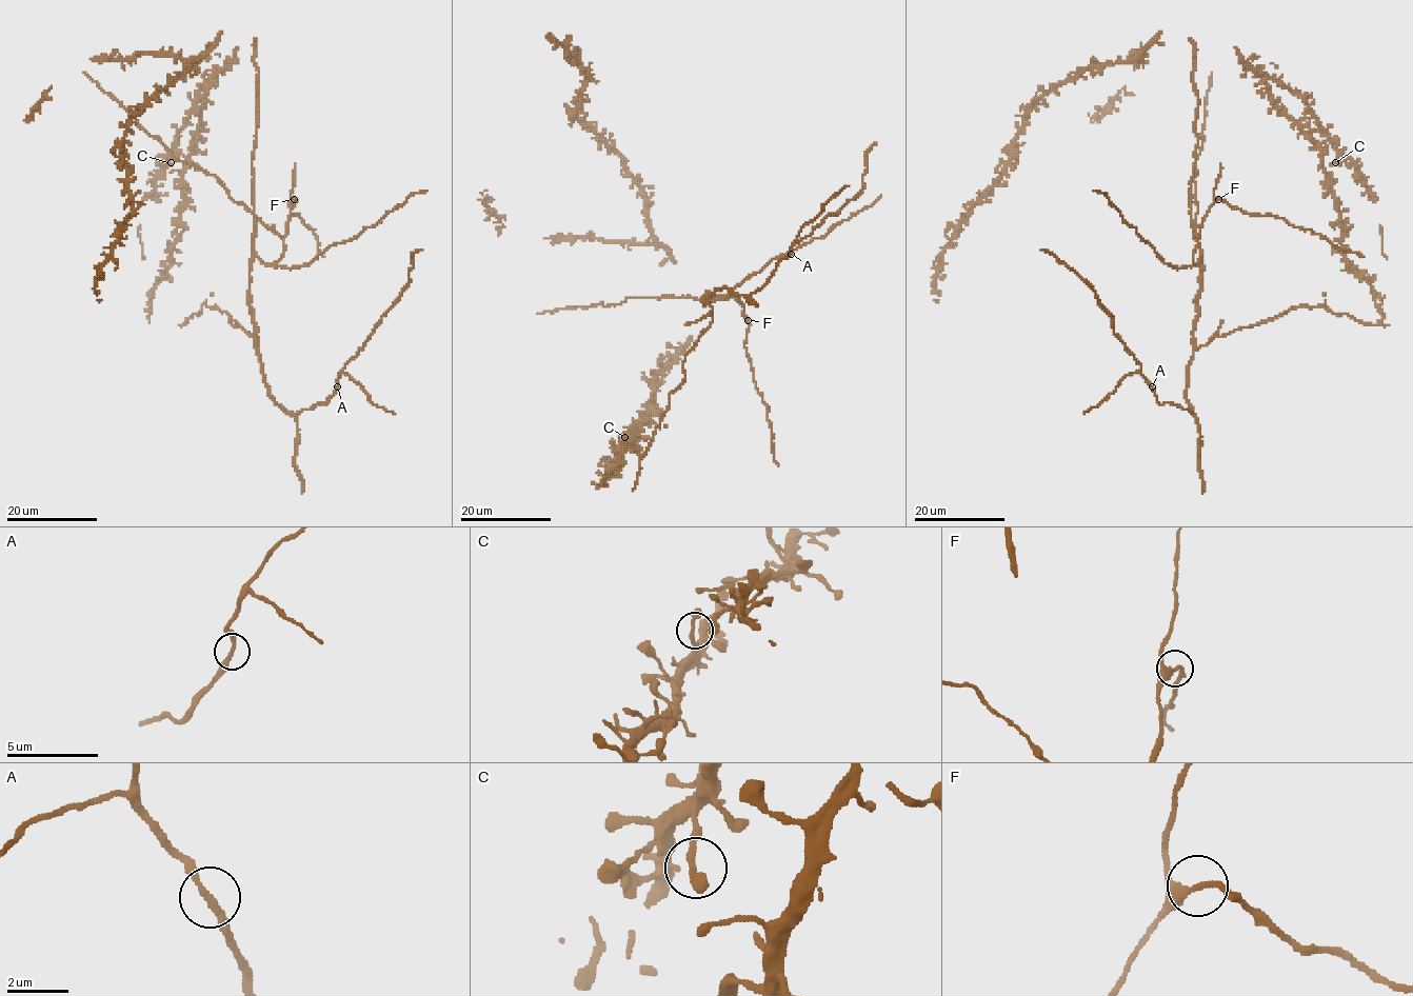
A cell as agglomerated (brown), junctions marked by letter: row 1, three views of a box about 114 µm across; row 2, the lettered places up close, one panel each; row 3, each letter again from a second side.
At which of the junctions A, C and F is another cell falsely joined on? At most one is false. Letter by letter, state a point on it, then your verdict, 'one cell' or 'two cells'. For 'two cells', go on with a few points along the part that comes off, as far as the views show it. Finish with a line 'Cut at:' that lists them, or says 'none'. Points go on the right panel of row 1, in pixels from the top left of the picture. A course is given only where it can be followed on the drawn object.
A: at (1152, 386); one cell
C: at (1335, 162); one cell
F: at (1218, 199); one cell
Cut at: none

